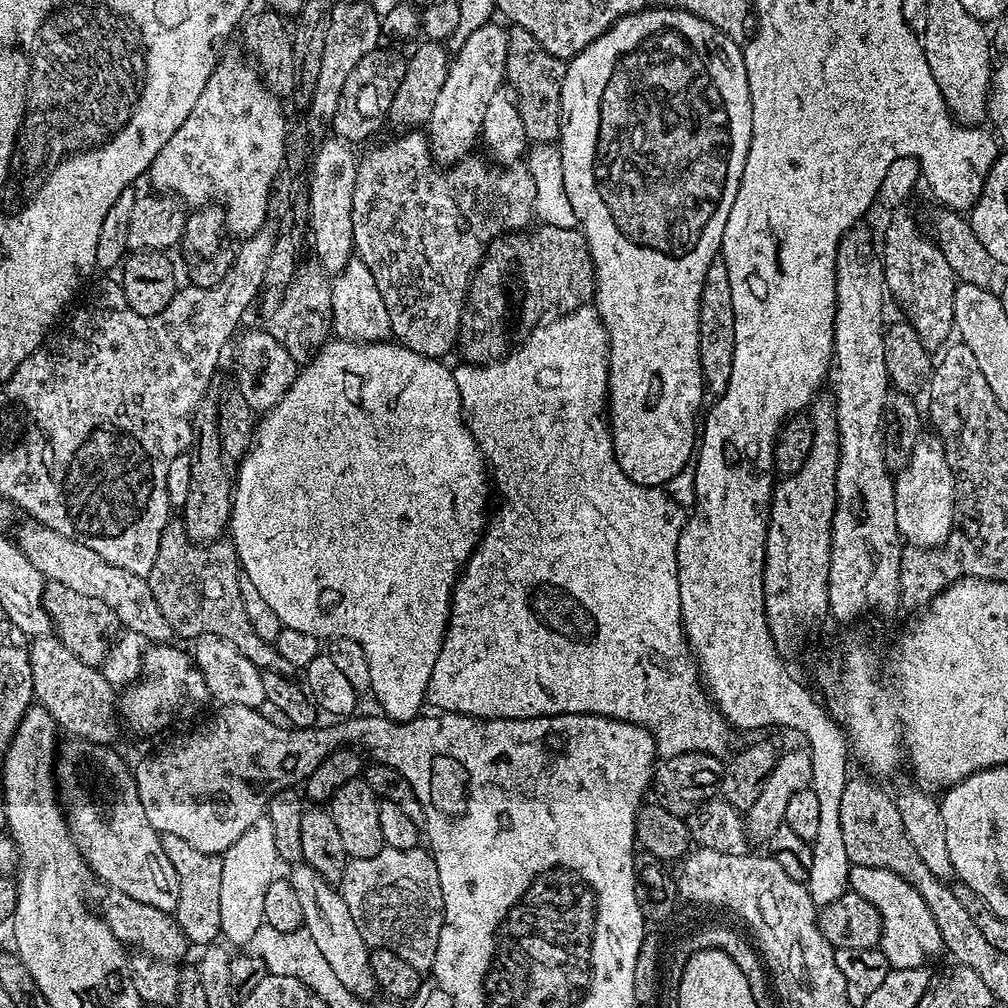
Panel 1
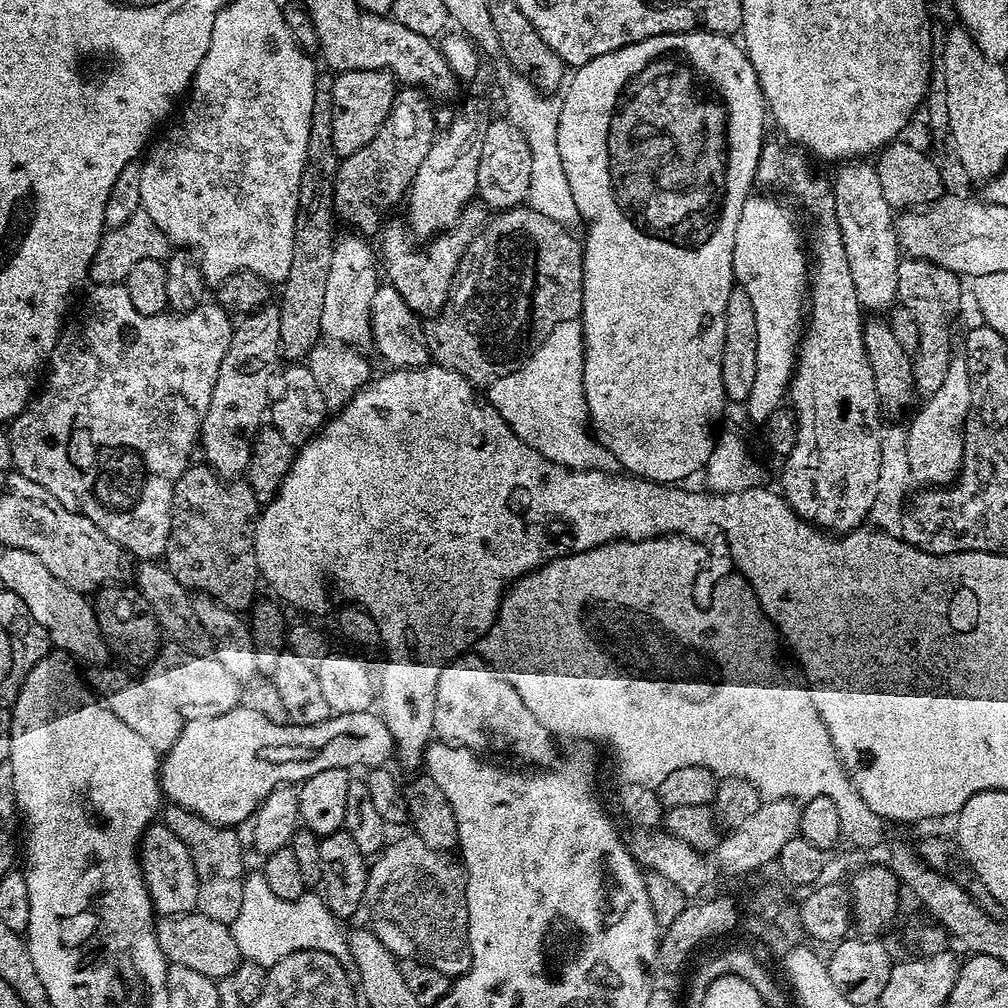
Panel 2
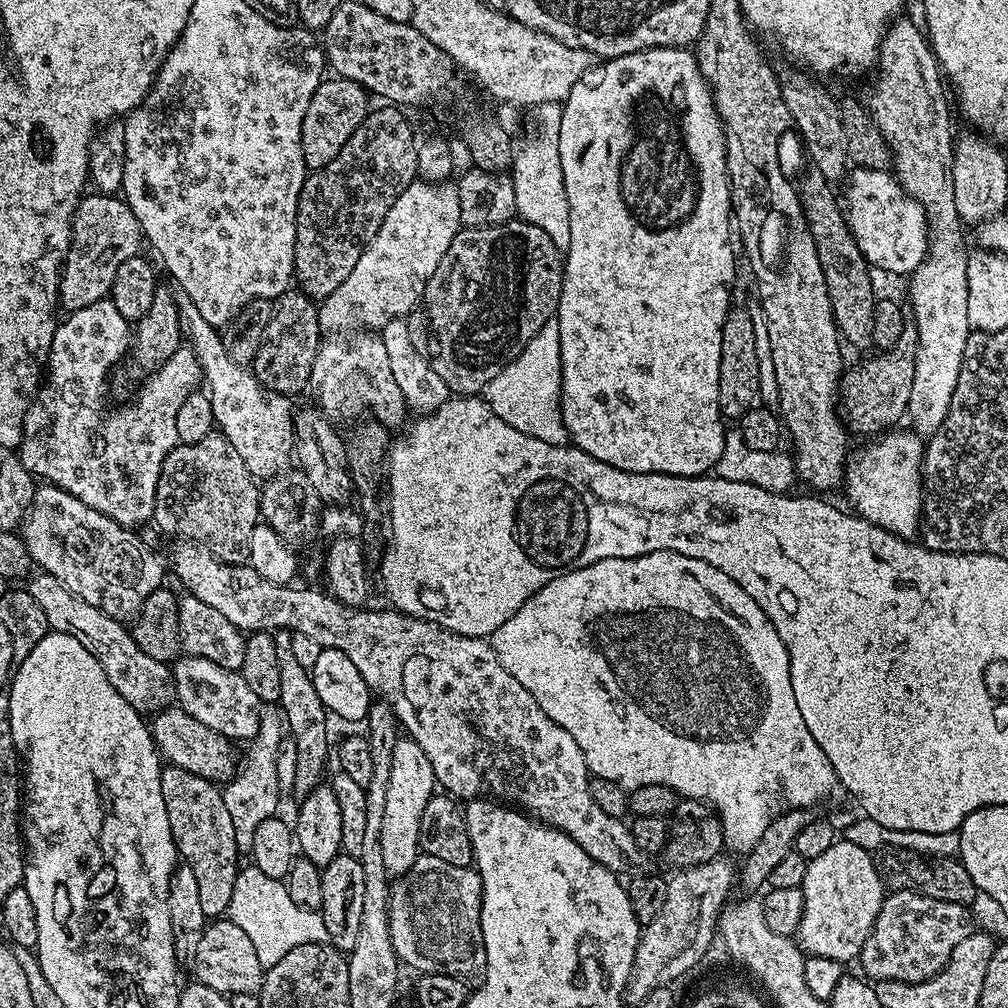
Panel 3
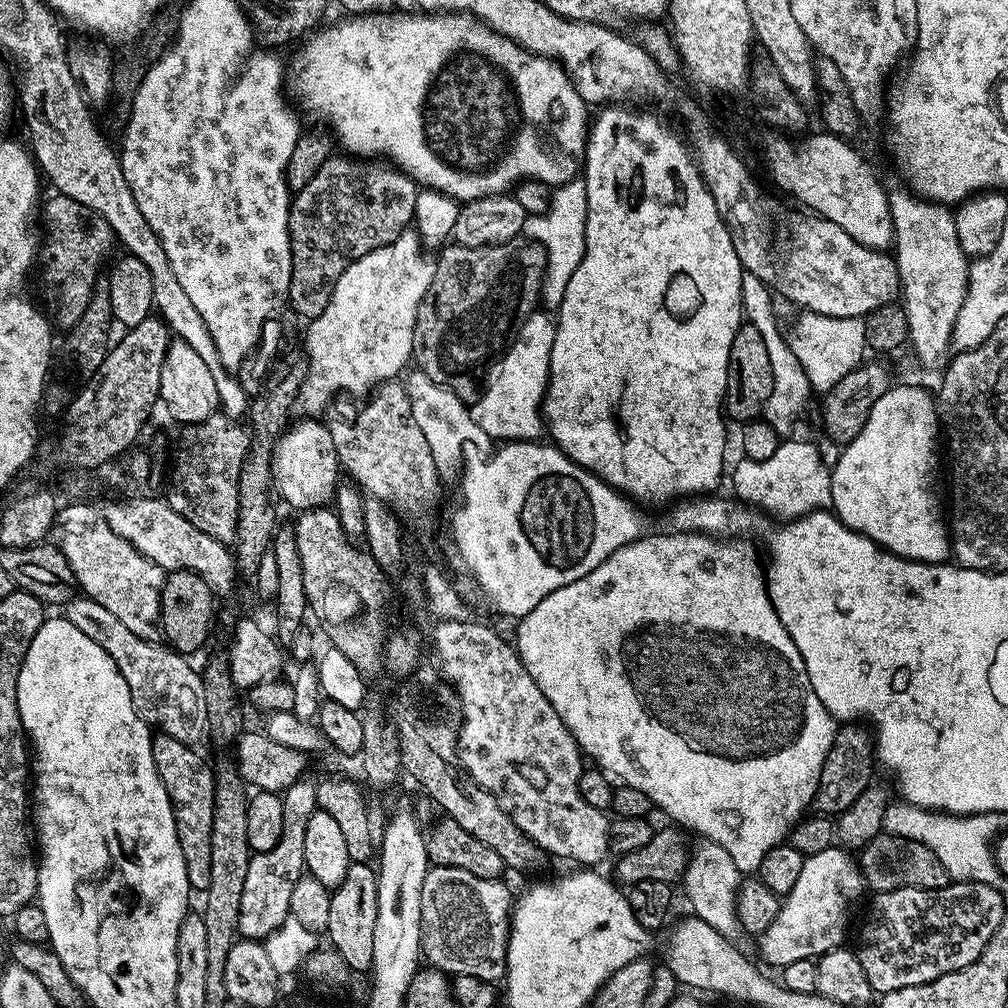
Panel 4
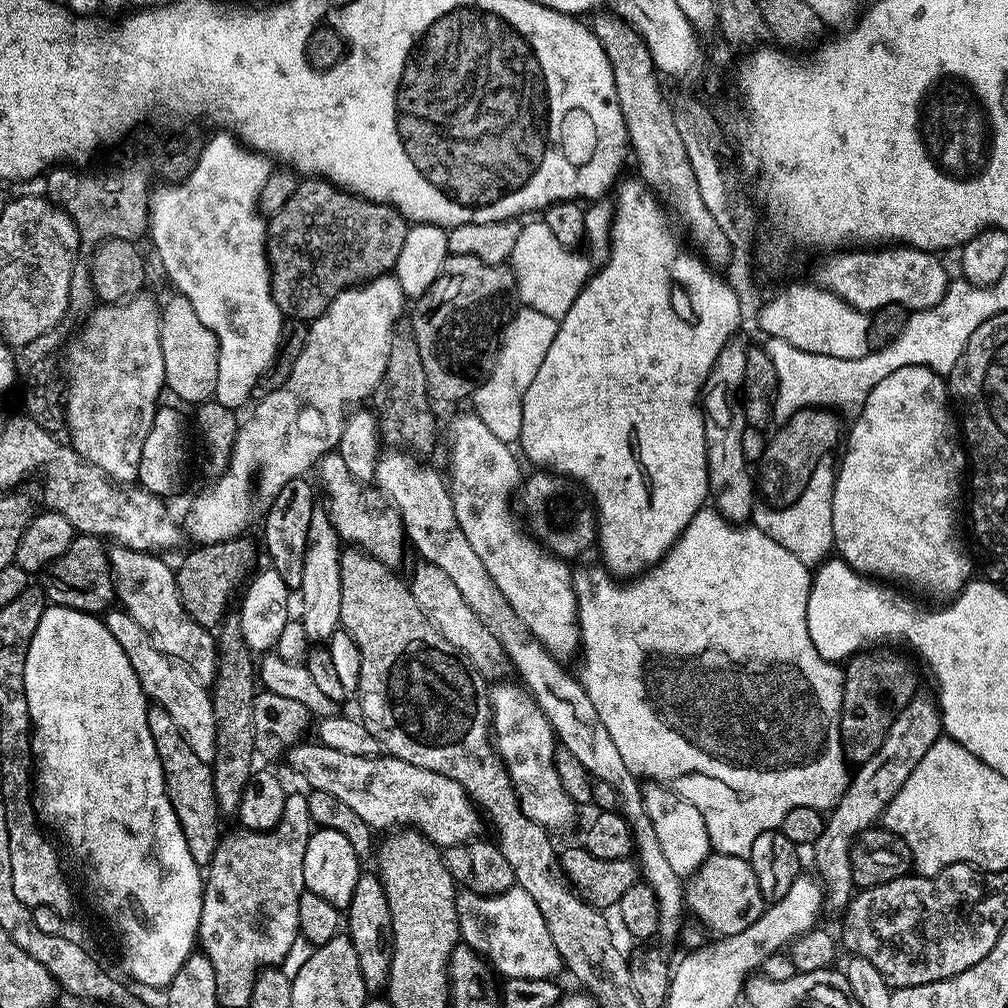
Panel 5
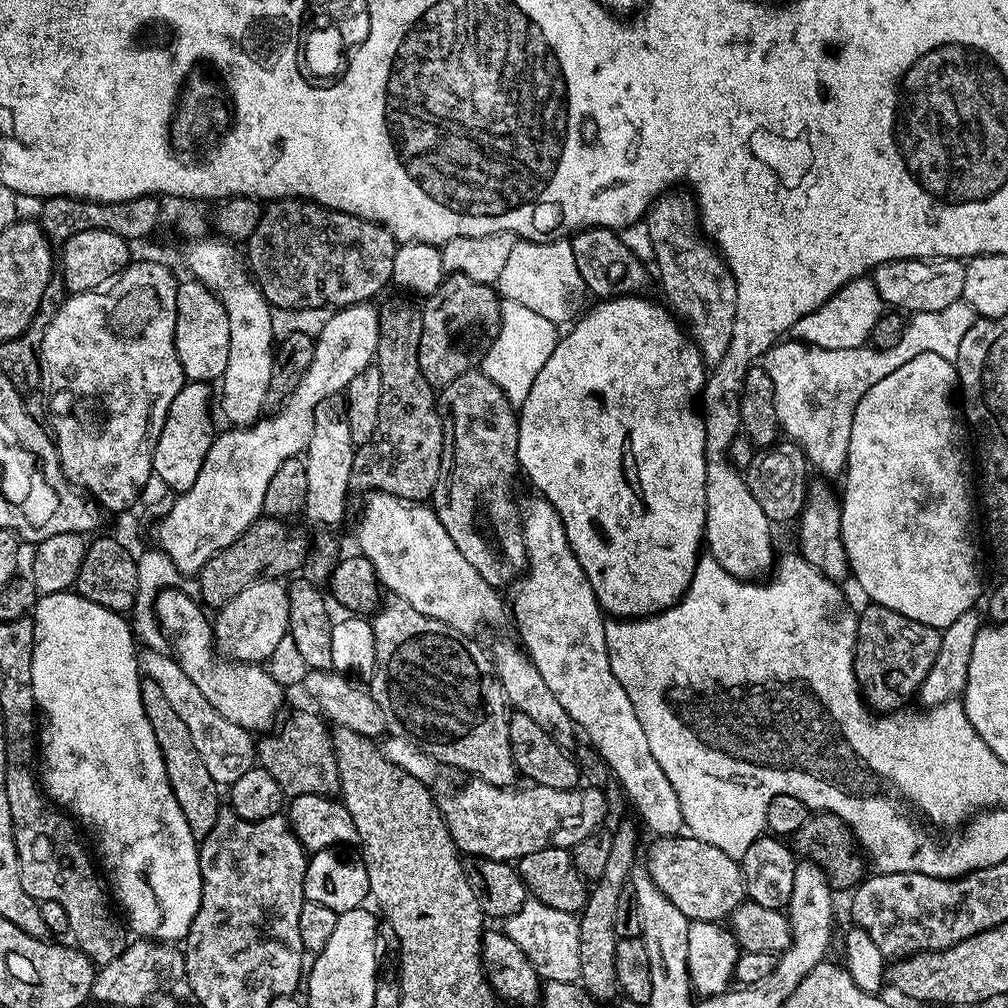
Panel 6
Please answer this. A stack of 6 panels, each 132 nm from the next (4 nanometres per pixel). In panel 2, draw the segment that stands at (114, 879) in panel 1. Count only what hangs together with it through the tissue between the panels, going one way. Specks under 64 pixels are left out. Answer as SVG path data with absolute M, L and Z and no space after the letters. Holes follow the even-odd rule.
M156 822L145 832L138 849L140 873L152 907L161 917L187 916L195 909L198 892L196 871L188 848L163 823Z

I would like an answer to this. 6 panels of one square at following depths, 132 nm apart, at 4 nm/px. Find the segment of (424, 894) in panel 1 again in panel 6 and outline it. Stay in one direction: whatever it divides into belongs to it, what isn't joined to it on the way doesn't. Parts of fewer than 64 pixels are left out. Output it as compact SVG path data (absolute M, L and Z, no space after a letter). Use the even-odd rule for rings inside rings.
M529 898L513 916L506 921L506 933L518 944L522 954L530 958L541 981L553 980L574 984L579 981L582 961L578 955L579 919L573 913L554 910L554 906L546 906L542 902Z

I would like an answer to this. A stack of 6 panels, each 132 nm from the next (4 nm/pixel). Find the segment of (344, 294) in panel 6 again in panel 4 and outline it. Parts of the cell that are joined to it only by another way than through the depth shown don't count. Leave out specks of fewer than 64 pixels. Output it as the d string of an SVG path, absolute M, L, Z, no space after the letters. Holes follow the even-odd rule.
M333 154L328 157L326 162L322 162L322 170L318 170L318 174L314 174L314 178L310 178L310 183L302 186L302 190L291 197L288 205L288 233L290 234L290 250L292 251L292 273L290 274L290 290L288 291L290 308L293 308L298 315L305 316L305 321L308 322L311 322L316 316L320 316L322 310L326 310L326 306L332 297L334 286L338 282L338 278L342 278L342 270L346 270L346 266L350 266L358 258L370 254L370 250L378 250L382 246L394 242L394 238L398 238L404 232L409 231L410 225L415 218L417 191L418 185L415 180L384 162L361 162L348 154Z

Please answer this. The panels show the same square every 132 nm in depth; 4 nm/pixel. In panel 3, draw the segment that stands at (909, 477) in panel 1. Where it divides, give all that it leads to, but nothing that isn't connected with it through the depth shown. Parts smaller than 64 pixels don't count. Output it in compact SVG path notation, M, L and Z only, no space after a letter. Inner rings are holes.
M897 18L888 25L884 37L880 40L880 54L876 85L872 88L872 97L866 100L882 138L892 152L891 167L904 193L924 208L928 219L928 257L910 274L908 300L912 303L910 313L917 323L918 342L917 361L914 364L914 380L910 391L907 419L912 419L911 427L921 437L928 438L936 432L946 418L951 395L958 383L959 370L962 368L963 351L970 333L968 323L968 279L966 266L969 253L964 252L964 236L960 233L962 221L954 206L954 174L952 173L952 154L954 135L952 136L952 112L948 109L948 100L944 97L946 84L942 79L940 65L932 52L932 46L923 31L914 26L907 18Z

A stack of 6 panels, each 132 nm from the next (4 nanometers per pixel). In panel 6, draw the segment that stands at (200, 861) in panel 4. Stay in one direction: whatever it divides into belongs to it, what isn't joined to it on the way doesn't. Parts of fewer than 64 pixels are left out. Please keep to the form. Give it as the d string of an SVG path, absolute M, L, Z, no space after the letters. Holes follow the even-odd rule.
M147 678L140 681L140 693L142 694L142 710L146 718L150 718L150 730L154 730L154 738L162 750L162 758L166 766L166 778L170 782L170 790L174 790L174 798L178 798L178 806L182 806L182 814L186 818L186 826L190 826L192 835L197 841L204 840L206 834L210 834L211 827L218 820L218 814L222 807L222 801L218 793L218 786L210 773L206 771L202 758L198 758L198 750L190 738L190 730L174 714L170 702L164 697L158 682Z

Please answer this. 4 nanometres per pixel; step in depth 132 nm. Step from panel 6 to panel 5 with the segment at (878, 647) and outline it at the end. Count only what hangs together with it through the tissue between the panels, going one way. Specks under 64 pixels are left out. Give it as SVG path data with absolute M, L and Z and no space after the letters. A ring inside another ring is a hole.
M860 652L843 665L844 689L840 703L840 741L844 755L859 766L877 754L890 724L917 695L916 672L906 659L896 654Z

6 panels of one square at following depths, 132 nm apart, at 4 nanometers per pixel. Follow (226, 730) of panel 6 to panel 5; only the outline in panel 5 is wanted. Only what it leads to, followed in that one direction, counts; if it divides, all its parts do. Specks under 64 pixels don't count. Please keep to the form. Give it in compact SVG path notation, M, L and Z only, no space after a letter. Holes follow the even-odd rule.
M112 610L103 617L104 625L114 634L114 639L118 646L130 658L130 666L134 666L134 674L138 674L138 682L142 686L144 695L148 697L153 705L159 706L174 718L178 725L178 730L182 730L182 738L186 738L186 743L202 762L212 764L216 756L216 726L214 718L214 708L209 689L201 684L191 672L182 664L177 664L154 642L150 642L150 634L130 618L130 614L123 610Z

